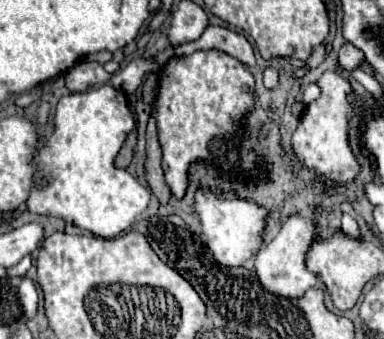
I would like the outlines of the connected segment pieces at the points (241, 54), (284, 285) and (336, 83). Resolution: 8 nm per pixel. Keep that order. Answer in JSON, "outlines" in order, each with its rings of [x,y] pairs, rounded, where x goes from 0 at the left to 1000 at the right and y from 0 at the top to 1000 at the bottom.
{"outlines":[[[[536,77],[531,100],[510,124],[469,130],[458,142],[427,142],[417,159],[406,159],[406,177],[427,195],[438,183],[438,171],[490,165],[490,159],[505,159],[510,147],[573,147],[573,153],[609,165],[615,177],[625,177],[641,195],[667,189],[661,147],[656,147],[651,124],[630,100],[578,83],[578,77]]],[[[755,637],[729,673],[724,696],[703,720],[672,737],[667,767],[661,767],[661,802],[667,802],[677,844],[688,844],[698,867],[719,867],[724,879],[771,885],[771,879],[786,879],[792,861],[807,855],[828,832],[828,820],[792,779],[797,737],[807,732],[813,708],[818,708],[818,661],[797,655],[781,637]]],[[[844,212],[828,236],[833,289],[807,301],[792,324],[792,342],[766,383],[760,437],[786,484],[823,507],[823,519],[844,519],[870,543],[911,537],[932,507],[938,484],[927,478],[911,431],[906,431],[906,336],[917,319],[917,260],[911,242],[896,236],[880,212]]]]}

